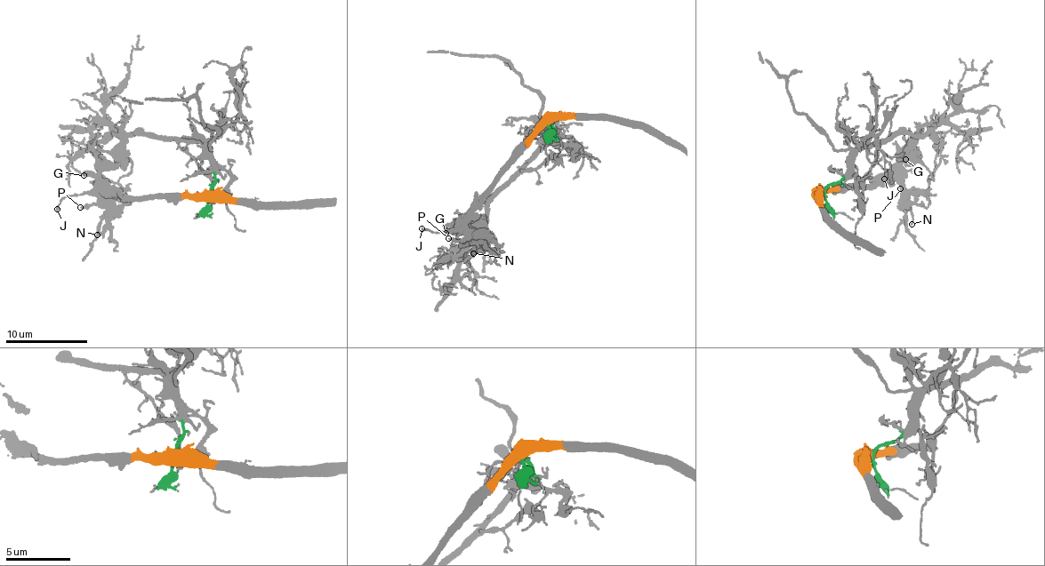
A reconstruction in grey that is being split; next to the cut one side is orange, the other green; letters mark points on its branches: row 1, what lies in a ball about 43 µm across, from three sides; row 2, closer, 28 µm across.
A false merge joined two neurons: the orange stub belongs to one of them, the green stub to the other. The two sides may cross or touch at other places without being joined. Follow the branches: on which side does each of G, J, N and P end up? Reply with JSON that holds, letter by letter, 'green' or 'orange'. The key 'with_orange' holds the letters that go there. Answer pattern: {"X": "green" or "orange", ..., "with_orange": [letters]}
{"G": "orange", "J": "orange", "N": "orange", "P": "orange", "with_orange": ["G", "J", "N", "P"]}

